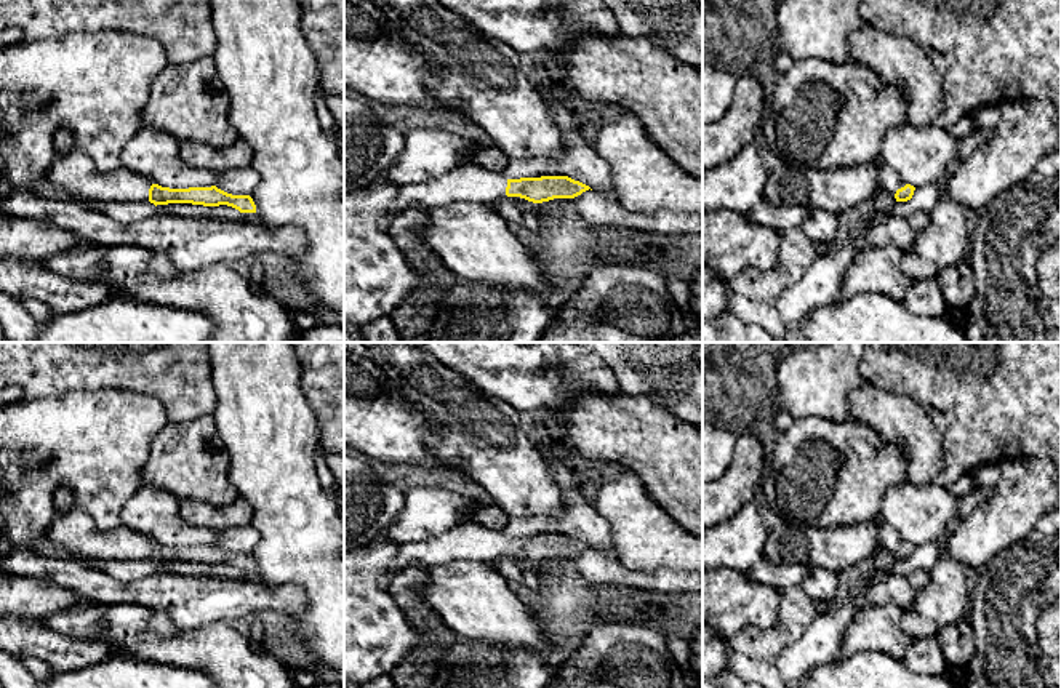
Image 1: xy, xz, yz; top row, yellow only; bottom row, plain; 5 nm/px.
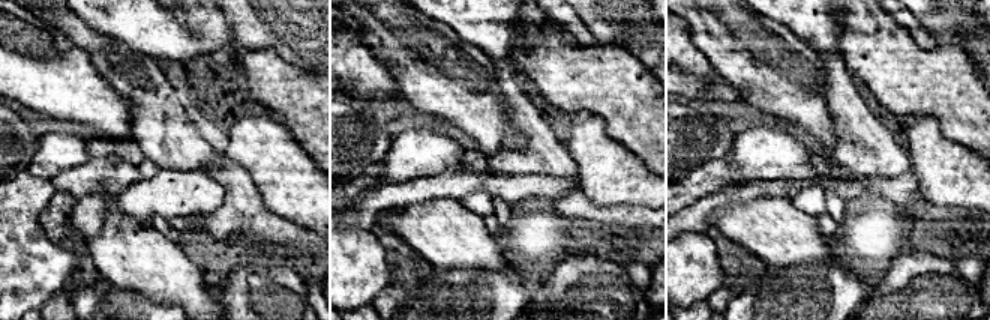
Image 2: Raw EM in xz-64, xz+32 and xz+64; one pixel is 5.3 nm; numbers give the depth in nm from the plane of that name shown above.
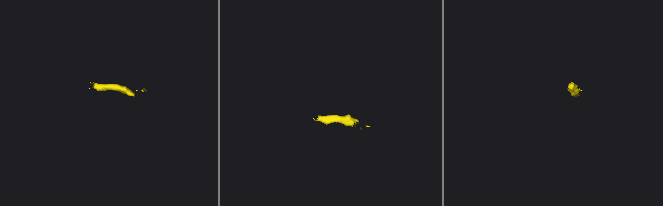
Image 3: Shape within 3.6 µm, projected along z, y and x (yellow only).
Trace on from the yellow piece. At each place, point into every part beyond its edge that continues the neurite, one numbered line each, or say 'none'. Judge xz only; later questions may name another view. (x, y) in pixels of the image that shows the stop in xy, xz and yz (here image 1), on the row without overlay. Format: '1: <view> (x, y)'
1: xz (471, 541)

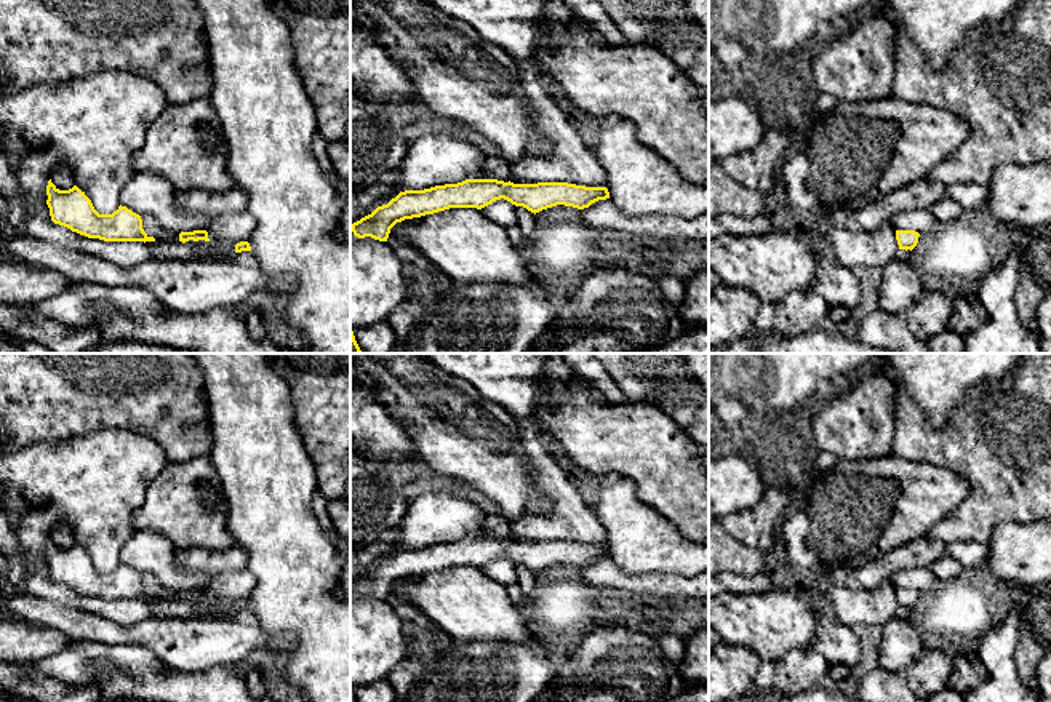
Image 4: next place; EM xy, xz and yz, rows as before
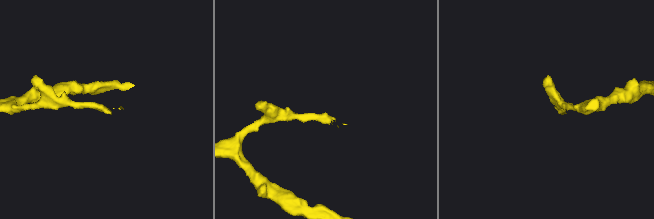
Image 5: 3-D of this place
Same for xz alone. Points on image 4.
none

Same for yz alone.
none

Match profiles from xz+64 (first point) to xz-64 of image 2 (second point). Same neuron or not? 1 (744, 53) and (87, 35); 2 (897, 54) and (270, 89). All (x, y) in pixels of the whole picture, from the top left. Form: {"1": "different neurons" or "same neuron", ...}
{"1": "same neuron", "2": "same neuron"}

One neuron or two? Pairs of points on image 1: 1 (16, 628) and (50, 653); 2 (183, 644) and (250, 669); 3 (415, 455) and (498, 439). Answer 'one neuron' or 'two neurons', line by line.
1: one neuron
2: one neuron
3: two neurons

